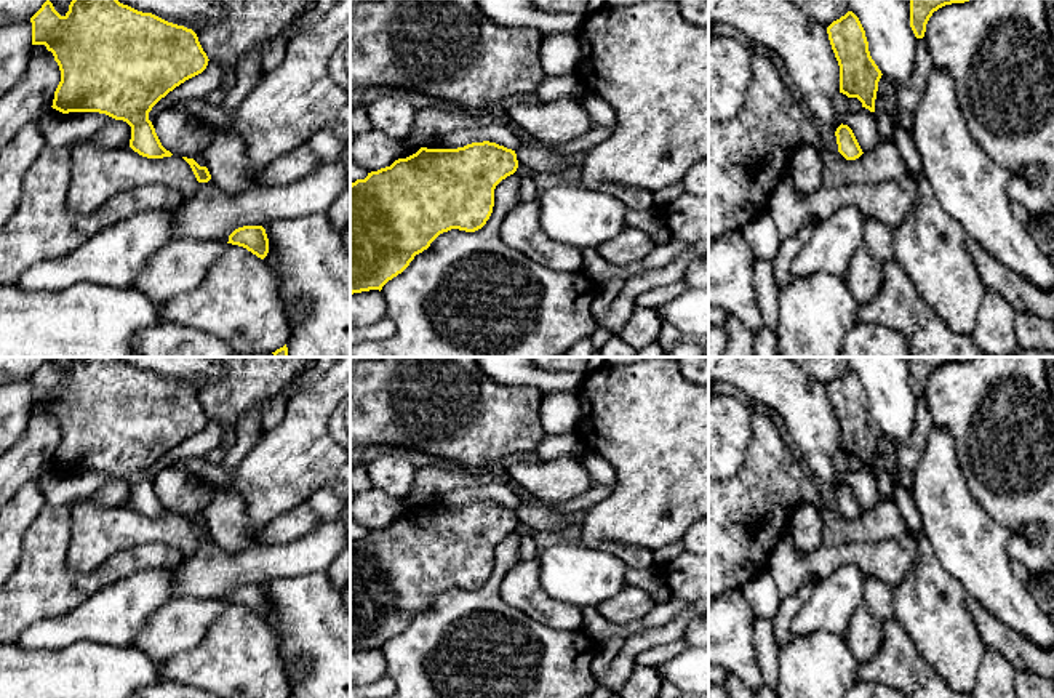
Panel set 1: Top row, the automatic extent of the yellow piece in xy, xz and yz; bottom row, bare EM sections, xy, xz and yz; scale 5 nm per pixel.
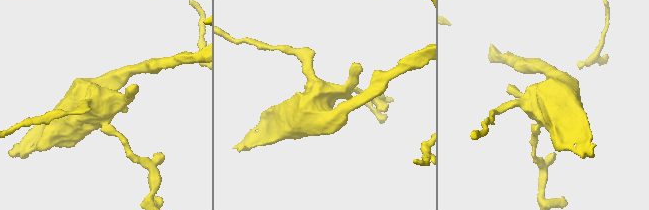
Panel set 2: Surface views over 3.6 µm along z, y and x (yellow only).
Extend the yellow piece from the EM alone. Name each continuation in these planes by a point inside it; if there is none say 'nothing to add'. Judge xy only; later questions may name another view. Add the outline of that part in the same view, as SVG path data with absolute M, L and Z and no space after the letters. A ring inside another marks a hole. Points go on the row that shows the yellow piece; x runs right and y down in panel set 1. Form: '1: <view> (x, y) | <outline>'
nothing to add

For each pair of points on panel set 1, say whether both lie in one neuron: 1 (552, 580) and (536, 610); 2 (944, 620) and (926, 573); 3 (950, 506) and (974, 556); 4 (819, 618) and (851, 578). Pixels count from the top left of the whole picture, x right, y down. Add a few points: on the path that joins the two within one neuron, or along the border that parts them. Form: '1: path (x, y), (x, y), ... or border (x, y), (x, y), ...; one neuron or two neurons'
1: border (536, 559), (541, 586), (552, 597), (579, 609); two neurons
2: path (933, 609), (928, 602), (926, 585); one neuron
3: path (952, 519), (968, 543); one neuron
4: path (827, 609), (843, 588); one neuron

